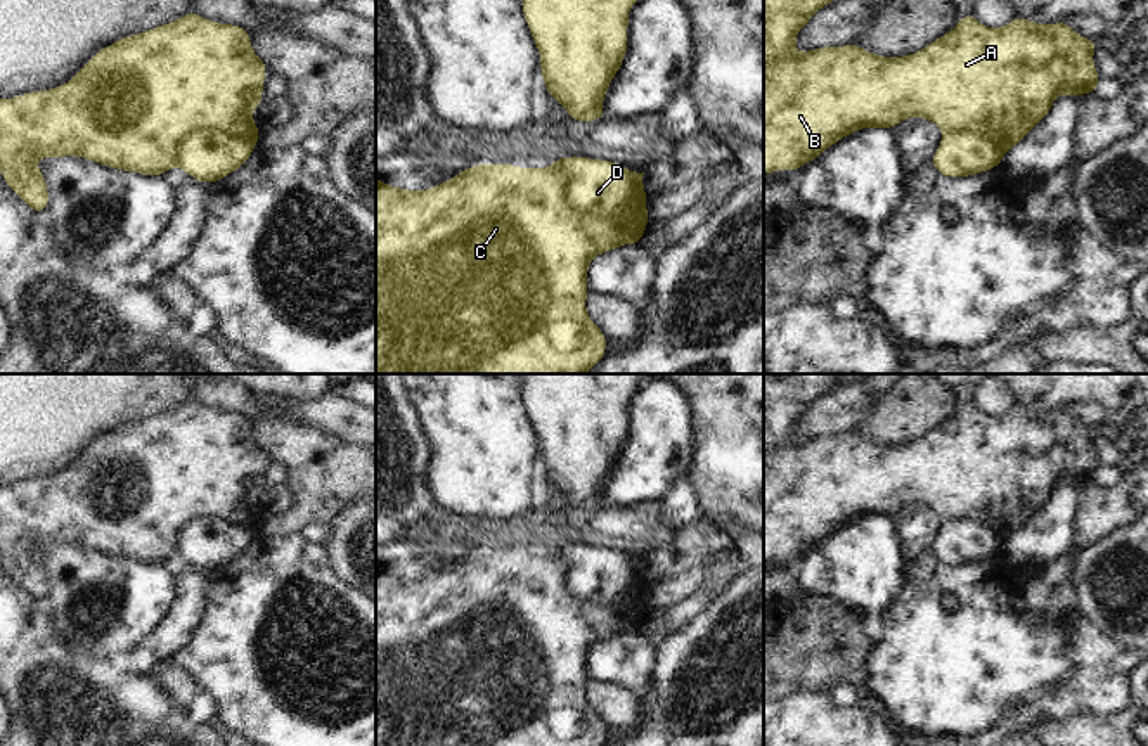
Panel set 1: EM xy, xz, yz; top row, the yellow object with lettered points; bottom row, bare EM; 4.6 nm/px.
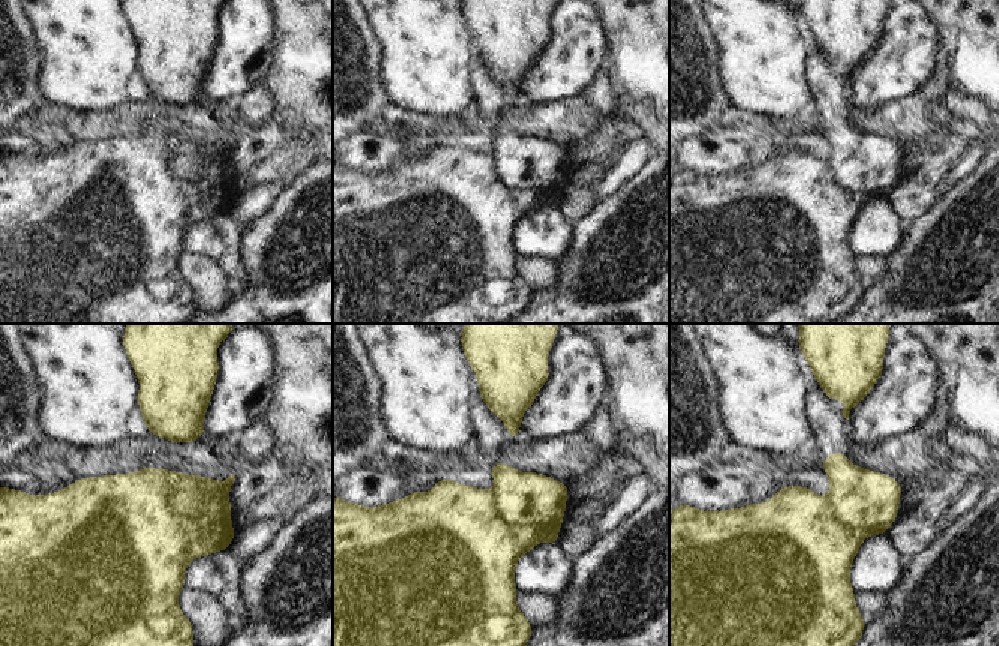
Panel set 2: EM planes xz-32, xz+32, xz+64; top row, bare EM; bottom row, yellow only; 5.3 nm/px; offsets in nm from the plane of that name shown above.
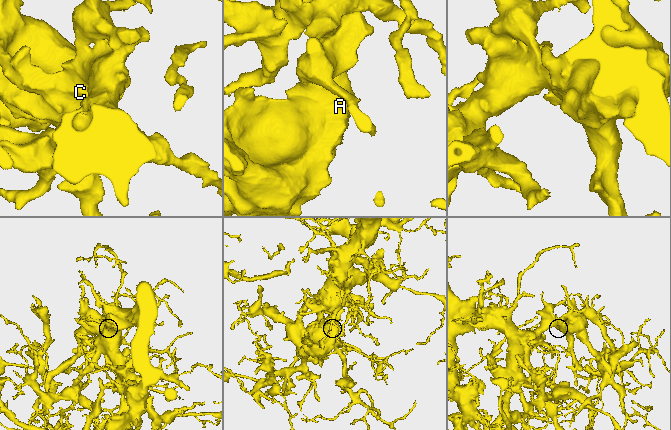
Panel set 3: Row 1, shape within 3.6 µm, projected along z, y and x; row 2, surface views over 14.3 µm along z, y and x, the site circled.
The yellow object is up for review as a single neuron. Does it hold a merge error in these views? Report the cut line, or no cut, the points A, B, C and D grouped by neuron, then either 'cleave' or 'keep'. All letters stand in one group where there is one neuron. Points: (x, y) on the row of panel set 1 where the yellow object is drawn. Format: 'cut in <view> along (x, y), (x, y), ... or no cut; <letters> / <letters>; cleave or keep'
cut in xz along (560, 158), (568, 201), (594, 213), (612, 213), (641, 179); A B C / D; cleave

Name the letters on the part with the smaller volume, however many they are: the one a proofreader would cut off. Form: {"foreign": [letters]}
{"foreign": ["D"]}

